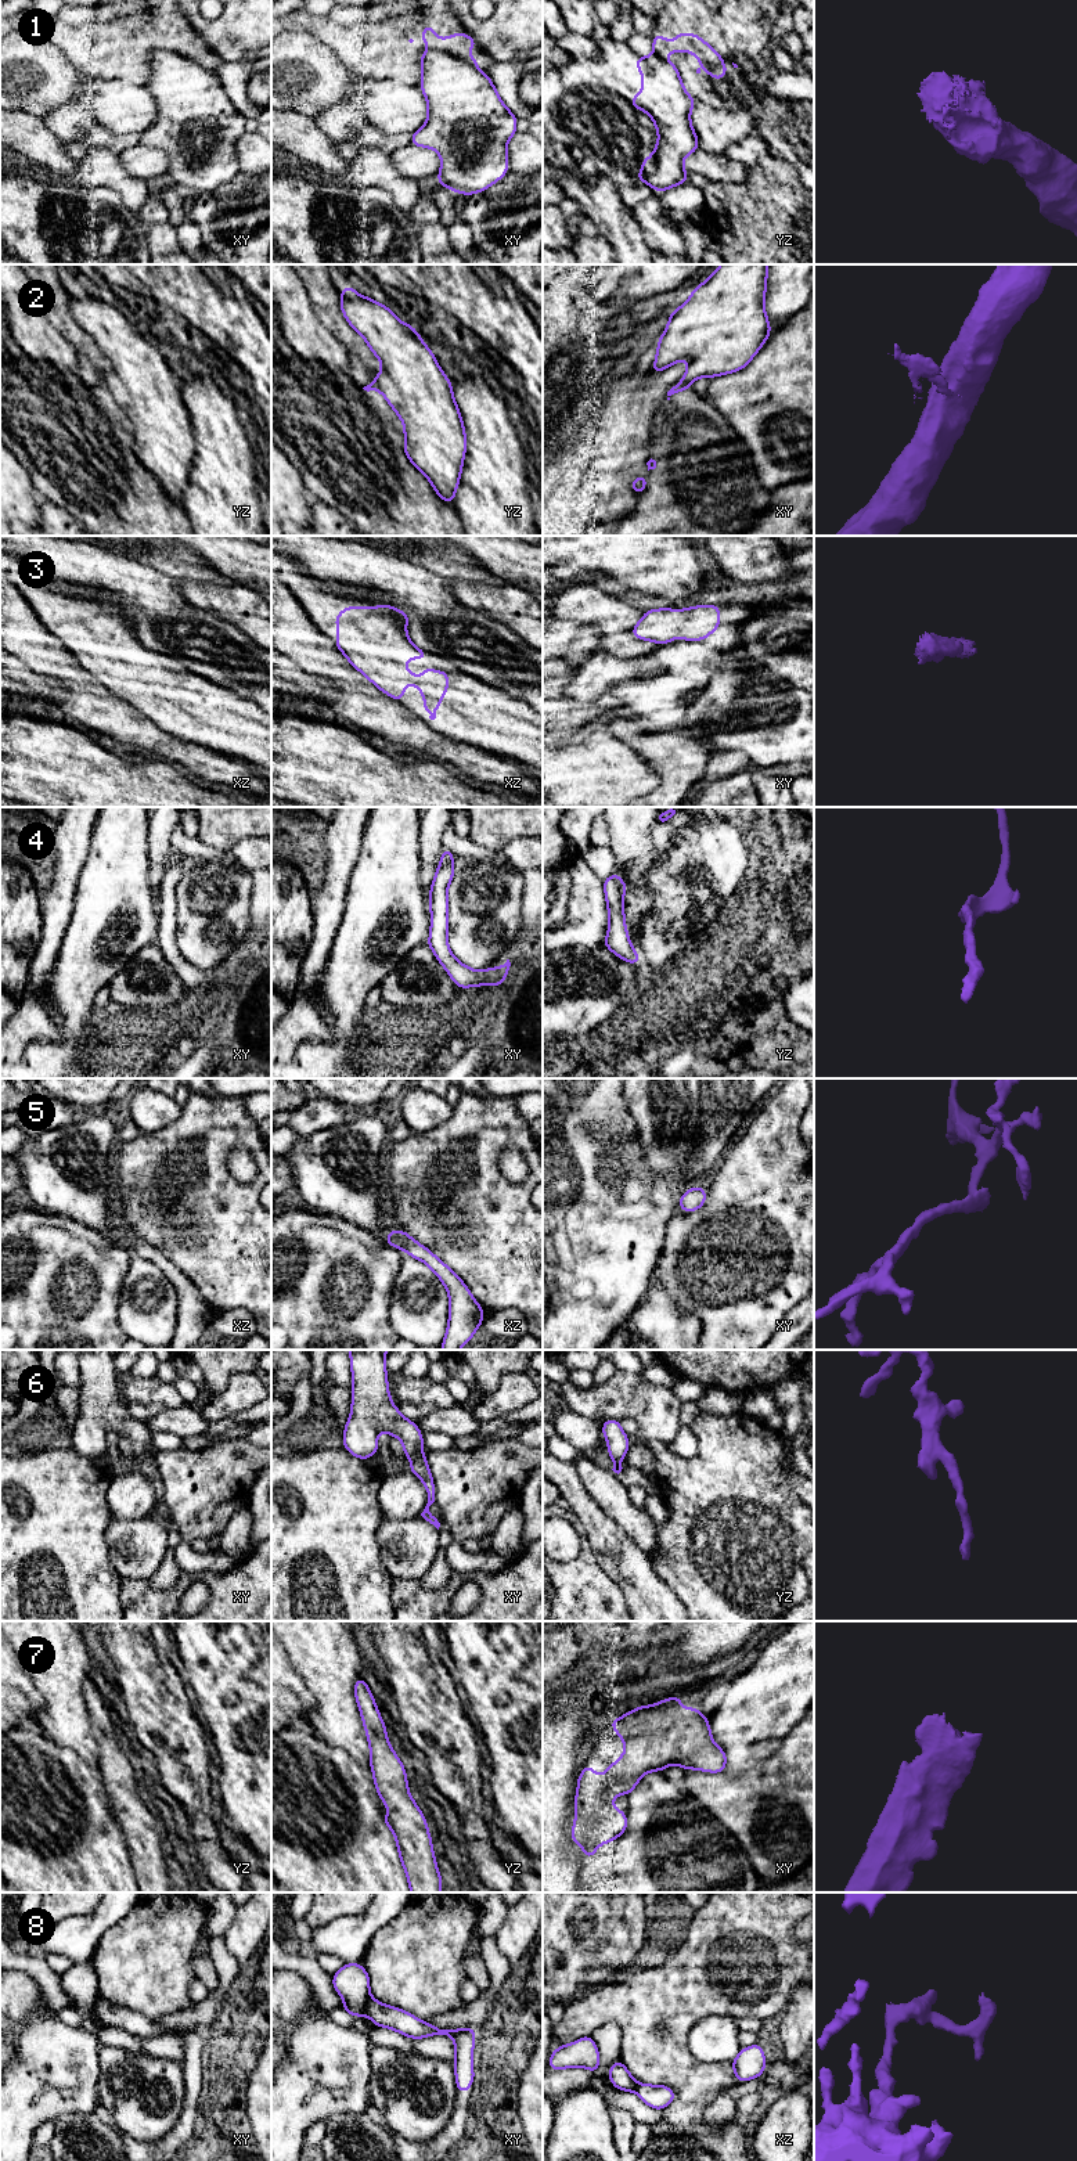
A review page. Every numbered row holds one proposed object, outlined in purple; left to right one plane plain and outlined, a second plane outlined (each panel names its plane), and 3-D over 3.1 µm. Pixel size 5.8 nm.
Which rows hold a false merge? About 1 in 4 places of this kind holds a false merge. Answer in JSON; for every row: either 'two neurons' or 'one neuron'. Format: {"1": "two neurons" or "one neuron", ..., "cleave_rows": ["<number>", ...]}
{"1": "two neurons", "2": "two neurons", "3": "one neuron", "4": "one neuron", "5": "one neuron", "6": "one neuron", "7": "one neuron", "8": "two neurons", "cleave_rows": ["1", "2", "8"]}

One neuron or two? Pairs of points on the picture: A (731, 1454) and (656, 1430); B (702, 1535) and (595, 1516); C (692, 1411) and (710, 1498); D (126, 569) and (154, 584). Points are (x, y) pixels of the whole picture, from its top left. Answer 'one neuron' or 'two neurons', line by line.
A: two neurons
B: two neurons
C: two neurons
D: one neuron

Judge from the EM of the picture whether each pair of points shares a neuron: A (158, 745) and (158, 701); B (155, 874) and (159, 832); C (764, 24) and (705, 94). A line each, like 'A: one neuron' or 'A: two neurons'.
A: two neurons
B: one neuron
C: one neuron

